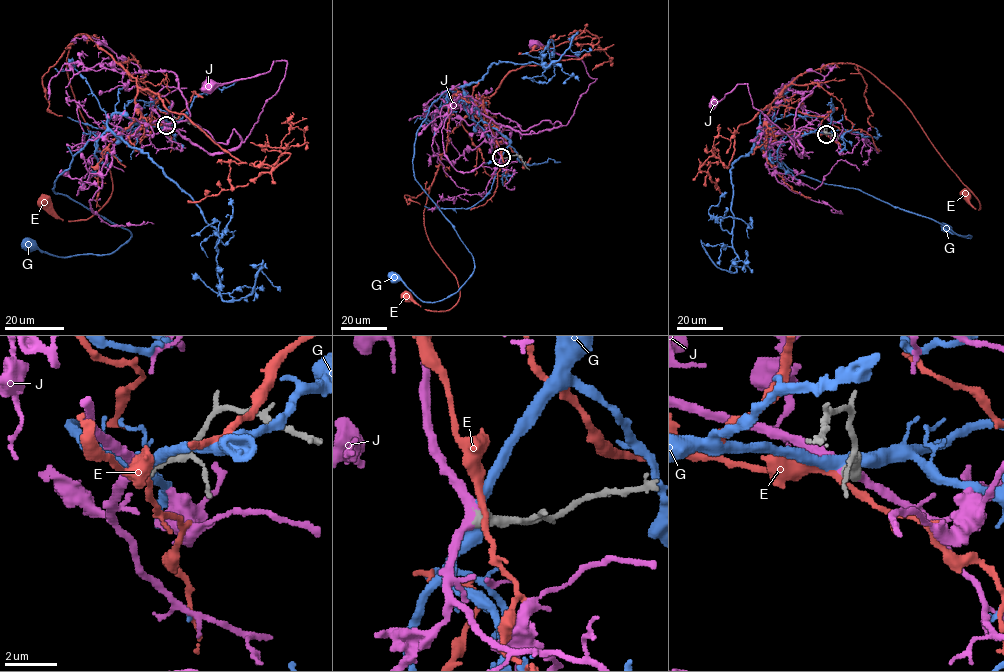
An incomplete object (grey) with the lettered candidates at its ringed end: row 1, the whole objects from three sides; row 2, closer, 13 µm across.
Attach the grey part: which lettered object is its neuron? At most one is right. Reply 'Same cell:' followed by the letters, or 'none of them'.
Same cell: J

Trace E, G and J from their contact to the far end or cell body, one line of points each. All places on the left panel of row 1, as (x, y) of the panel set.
E: (166, 125), (143, 119), (137, 80), (79, 34), (67, 74), (112, 191), (85, 219), (62, 220), (45, 201)
G: (166, 124), (114, 113), (54, 182), (126, 229), (126, 242), (64, 257), (28, 246)
J: (165, 125), (159, 116), (211, 153), (236, 149), (279, 89), (286, 62), (208, 87)

